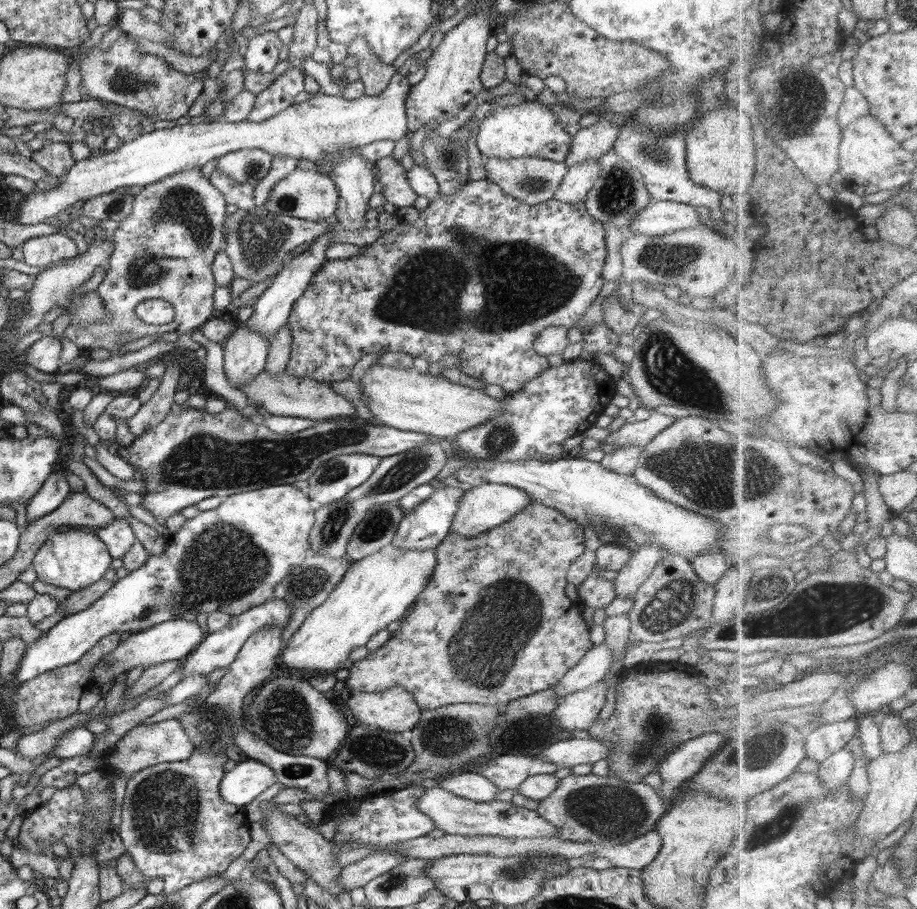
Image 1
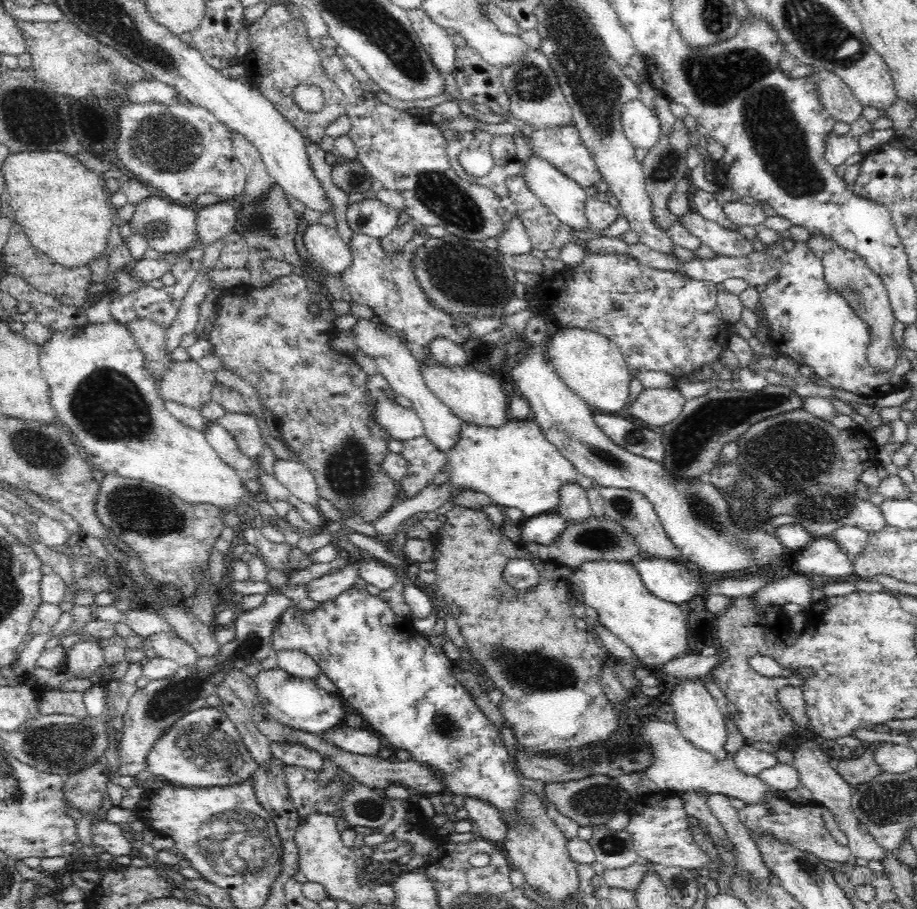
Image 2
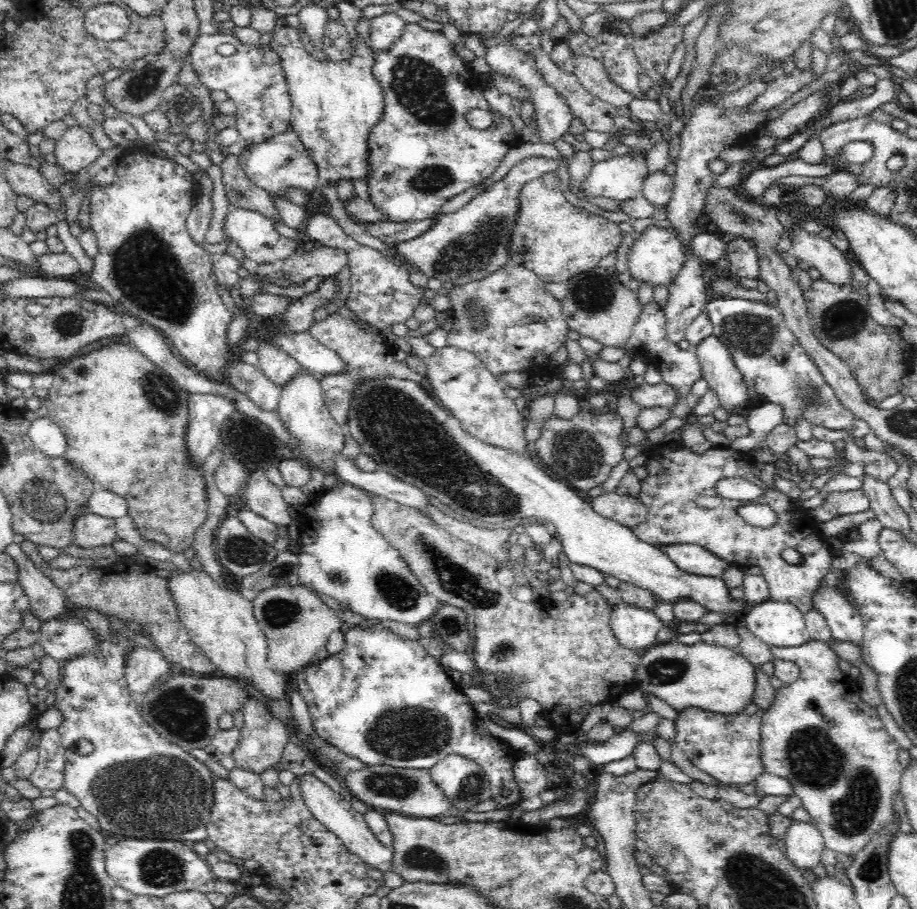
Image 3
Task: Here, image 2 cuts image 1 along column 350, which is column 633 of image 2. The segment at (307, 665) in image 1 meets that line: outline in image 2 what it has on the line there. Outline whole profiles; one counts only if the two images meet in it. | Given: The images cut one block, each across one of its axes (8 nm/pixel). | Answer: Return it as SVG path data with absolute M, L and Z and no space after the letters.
M606 560L584 562L578 570L573 570L571 587L578 588L583 603L596 610L602 625L624 641L645 666L665 665L669 660L693 652L687 642L687 608L652 595L634 568L635 564L631 563Z

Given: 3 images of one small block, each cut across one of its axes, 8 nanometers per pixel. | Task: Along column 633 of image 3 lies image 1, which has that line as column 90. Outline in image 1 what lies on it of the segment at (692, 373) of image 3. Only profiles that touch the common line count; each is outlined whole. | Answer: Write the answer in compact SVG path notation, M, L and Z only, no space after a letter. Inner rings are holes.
M201 168L178 172L141 187L132 212L119 222L111 236L112 253L107 260L110 271L95 291L106 307L104 322L88 328L70 325L64 334L82 353L102 347L115 355L124 343L122 331L132 331L132 340L164 332L188 333L216 317L213 295L217 286L212 263L224 246L226 208L224 195L204 177ZM148 299L169 302L175 310L173 320L164 325L142 321L134 310Z

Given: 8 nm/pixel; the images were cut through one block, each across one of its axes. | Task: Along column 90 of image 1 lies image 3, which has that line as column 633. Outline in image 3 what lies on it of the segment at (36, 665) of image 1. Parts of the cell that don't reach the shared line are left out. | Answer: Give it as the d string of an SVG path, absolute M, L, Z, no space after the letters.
M624 601L614 605L609 624L622 647L640 653L657 645L657 635L665 628L653 610L638 608Z

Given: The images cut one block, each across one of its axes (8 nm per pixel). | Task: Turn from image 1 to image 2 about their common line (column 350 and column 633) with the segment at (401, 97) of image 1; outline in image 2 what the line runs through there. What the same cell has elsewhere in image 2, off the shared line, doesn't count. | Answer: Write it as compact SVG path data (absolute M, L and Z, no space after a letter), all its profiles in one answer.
M630 100L621 106L621 121L635 150L650 151L663 135L660 119L640 100Z

